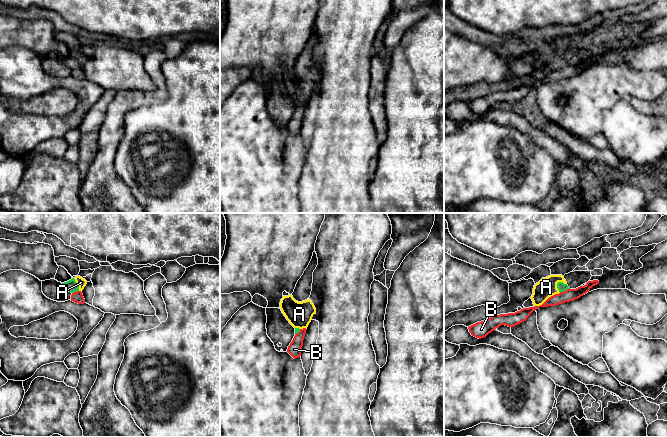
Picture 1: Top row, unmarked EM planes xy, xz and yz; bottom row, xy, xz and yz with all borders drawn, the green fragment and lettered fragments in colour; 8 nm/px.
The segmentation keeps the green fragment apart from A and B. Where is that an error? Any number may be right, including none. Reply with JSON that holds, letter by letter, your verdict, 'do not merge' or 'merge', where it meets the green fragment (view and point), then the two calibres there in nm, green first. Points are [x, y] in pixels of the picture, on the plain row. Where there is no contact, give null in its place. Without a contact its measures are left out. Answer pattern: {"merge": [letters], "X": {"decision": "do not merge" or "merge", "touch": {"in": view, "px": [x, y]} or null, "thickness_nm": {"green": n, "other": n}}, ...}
{"merge": ["A"], "A": {"decision": "merge", "touch": {"in": "yz", "px": [557, 61]}, "thickness_nm": {"green": 70, "other": 160}}, "B": {"decision": "do not merge", "touch": {"in": "yz", "px": [564, 66]}, "thickness_nm": {"green": 70, "other": 100}}}

